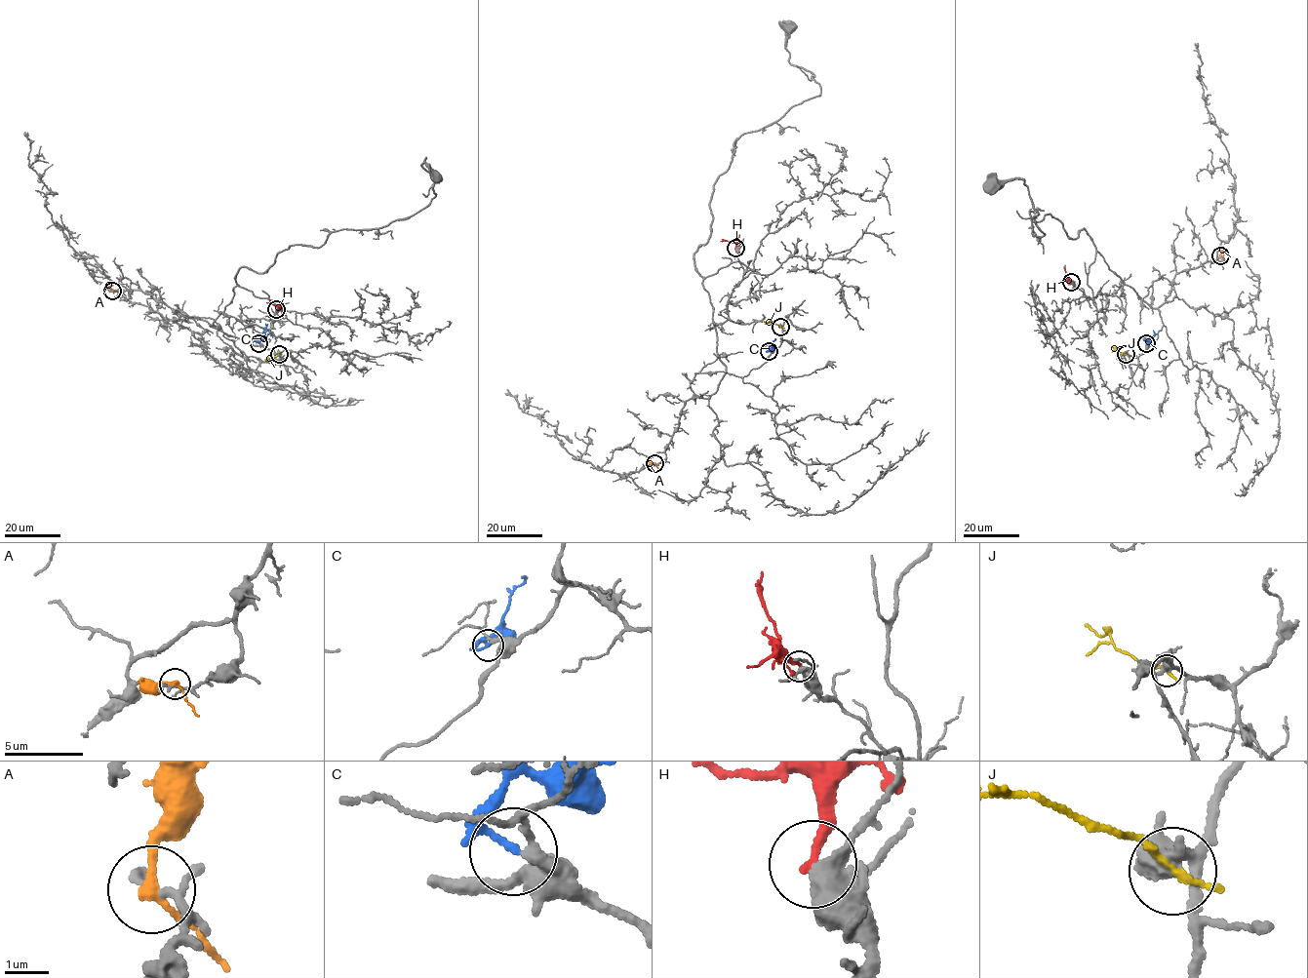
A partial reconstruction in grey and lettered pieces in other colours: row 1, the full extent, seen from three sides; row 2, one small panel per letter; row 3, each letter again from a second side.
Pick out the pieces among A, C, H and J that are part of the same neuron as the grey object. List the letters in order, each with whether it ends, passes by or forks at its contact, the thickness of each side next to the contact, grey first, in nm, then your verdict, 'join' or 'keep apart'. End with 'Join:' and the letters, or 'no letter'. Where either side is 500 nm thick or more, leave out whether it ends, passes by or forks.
A: it passes by; 160 nm thick on the grey side, 200 nm on the other; keep apart
C: it passes by; 220 nm thick on the grey side, 110 nm on the other; keep apart
H: it ends there; 400 nm thick on the grey side, 240 nm on the other; keep apart
J: it ends there; 400 nm thick on the grey side, 200 nm on the other; keep apart
Join: no letter

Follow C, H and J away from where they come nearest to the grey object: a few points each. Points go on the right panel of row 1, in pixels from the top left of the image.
C: (1146, 343), (1155, 333), (1153, 330)
H: (1071, 282), (1064, 266)
J: (1126, 354), (1111, 346)

